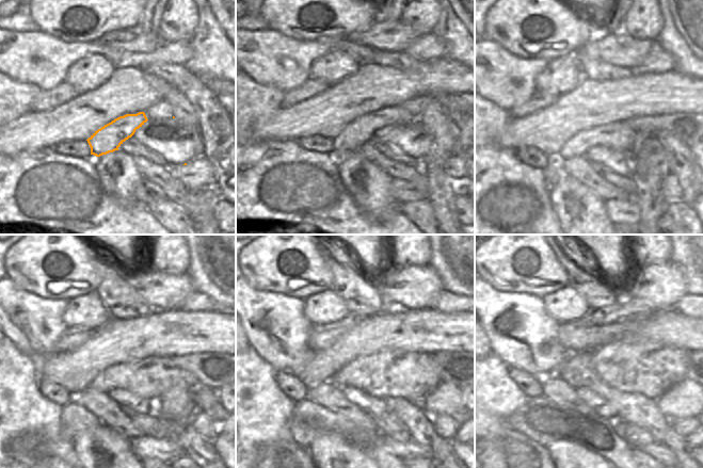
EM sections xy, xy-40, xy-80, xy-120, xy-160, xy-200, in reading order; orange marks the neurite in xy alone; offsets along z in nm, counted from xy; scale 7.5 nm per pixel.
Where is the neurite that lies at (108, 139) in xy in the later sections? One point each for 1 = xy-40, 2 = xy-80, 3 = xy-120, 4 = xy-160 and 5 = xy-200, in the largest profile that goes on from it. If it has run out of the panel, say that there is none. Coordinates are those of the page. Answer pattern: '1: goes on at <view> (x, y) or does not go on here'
1: goes on at xy-40 (357, 132)
2: goes on at xy-80 (620, 135)
3: goes on at xy-120 (149, 377)
4: goes on at xy-160 (389, 373)
5: goes on at xy-200 (645, 368)

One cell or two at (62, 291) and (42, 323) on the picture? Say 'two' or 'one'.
two

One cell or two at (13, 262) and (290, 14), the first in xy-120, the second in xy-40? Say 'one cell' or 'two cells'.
one cell

